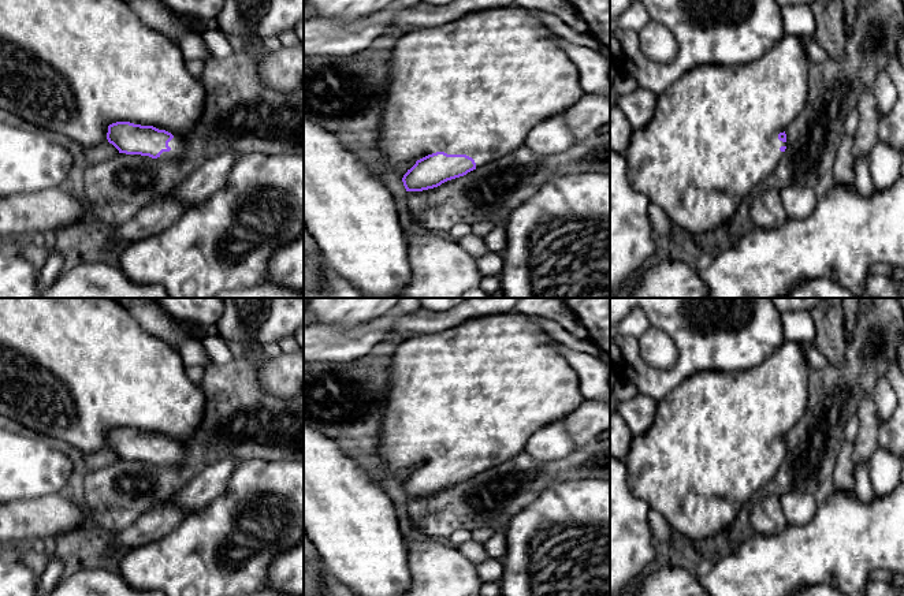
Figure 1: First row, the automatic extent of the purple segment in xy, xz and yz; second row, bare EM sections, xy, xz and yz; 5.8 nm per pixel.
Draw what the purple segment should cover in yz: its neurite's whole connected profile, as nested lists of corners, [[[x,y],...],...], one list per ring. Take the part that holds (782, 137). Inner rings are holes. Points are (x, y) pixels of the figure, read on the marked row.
[[[785,34],[770,52],[756,59],[754,63],[739,67],[702,64],[682,75],[673,86],[658,96],[655,113],[651,122],[646,127],[633,131],[630,137],[628,150],[624,156],[628,163],[628,182],[632,189],[647,195],[650,202],[656,204],[673,224],[693,234],[717,231],[717,228],[726,221],[732,221],[741,201],[749,198],[752,189],[774,171],[784,156],[786,149],[785,130],[806,105],[811,64],[803,37]]]

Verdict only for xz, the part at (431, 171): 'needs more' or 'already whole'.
needs more

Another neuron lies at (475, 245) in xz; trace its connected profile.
[[[468,234],[457,241],[465,252],[468,252],[475,258],[481,257],[490,250],[486,246],[484,238],[476,235],[476,234]]]

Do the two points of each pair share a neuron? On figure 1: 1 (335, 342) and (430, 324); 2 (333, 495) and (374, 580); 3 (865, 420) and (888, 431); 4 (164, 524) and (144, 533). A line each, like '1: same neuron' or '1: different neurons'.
1: same neuron
2: same neuron
3: different neurons
4: same neuron

